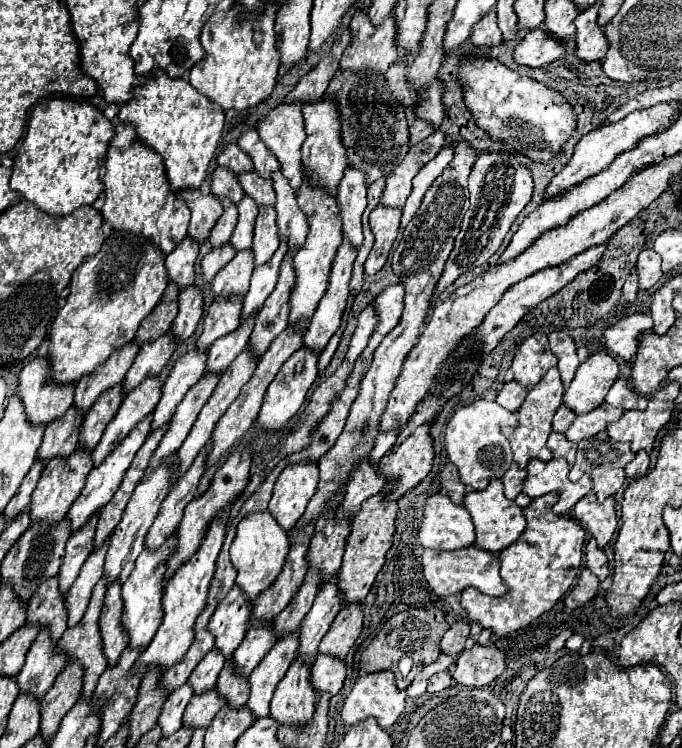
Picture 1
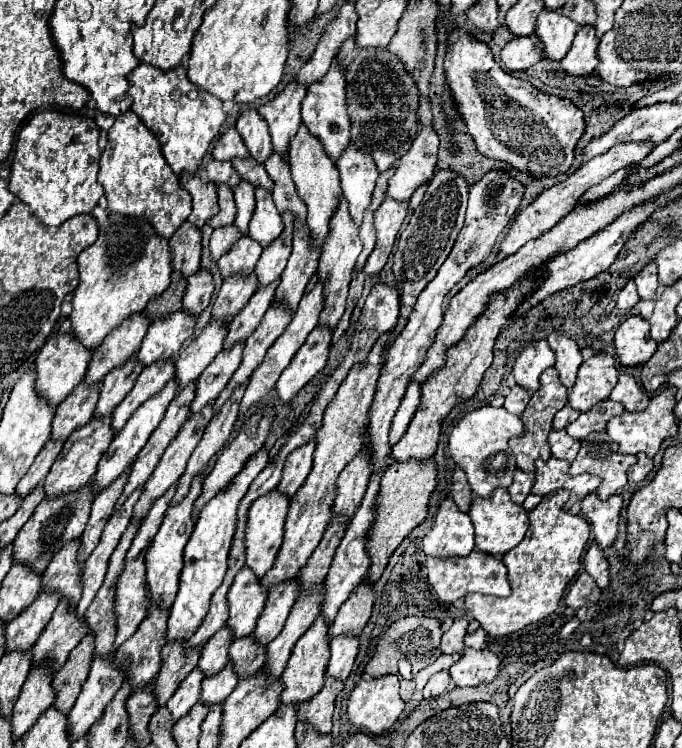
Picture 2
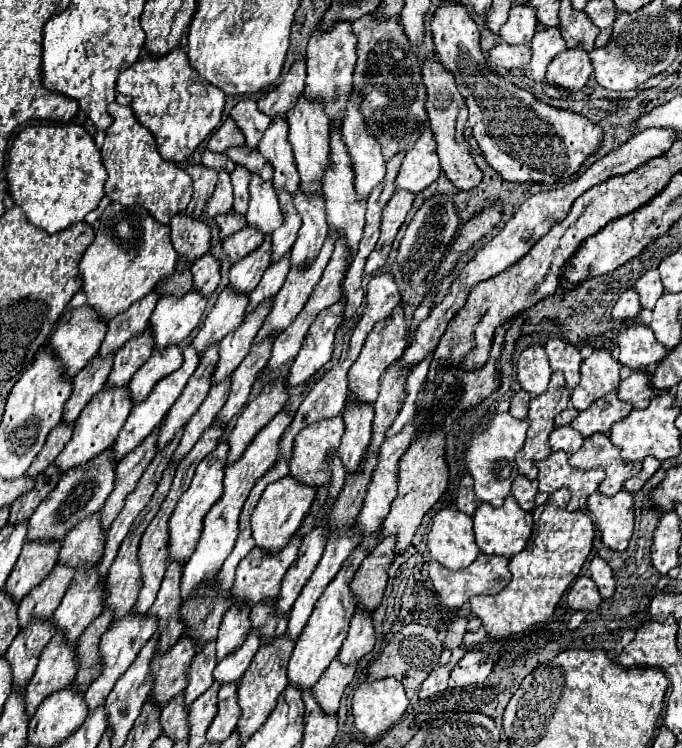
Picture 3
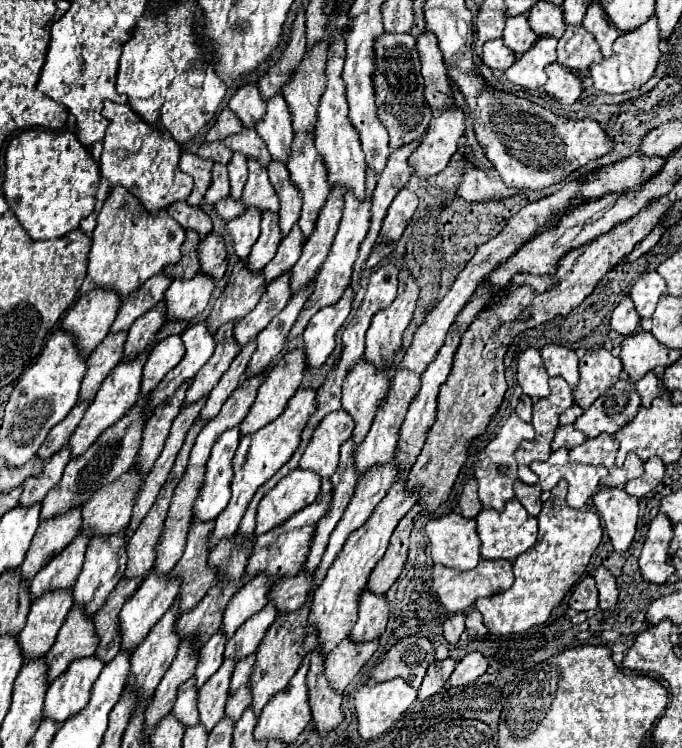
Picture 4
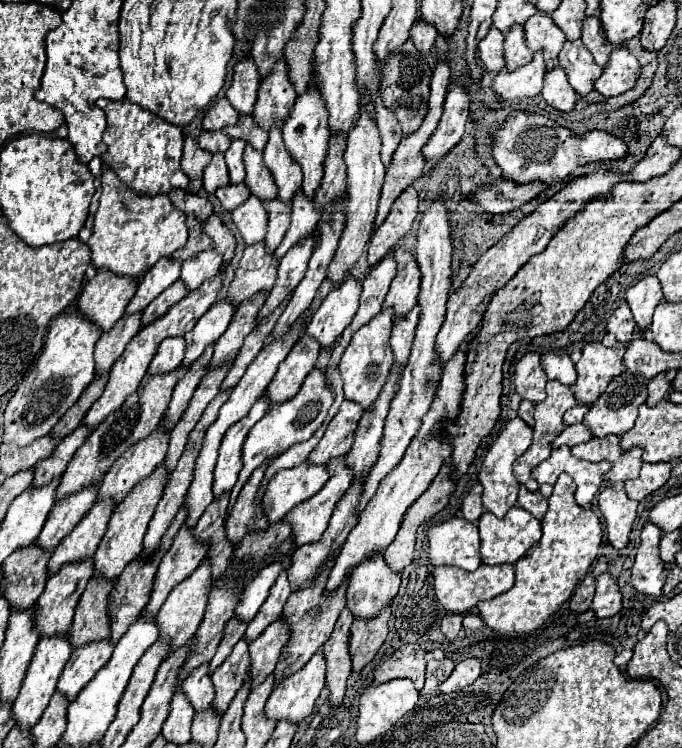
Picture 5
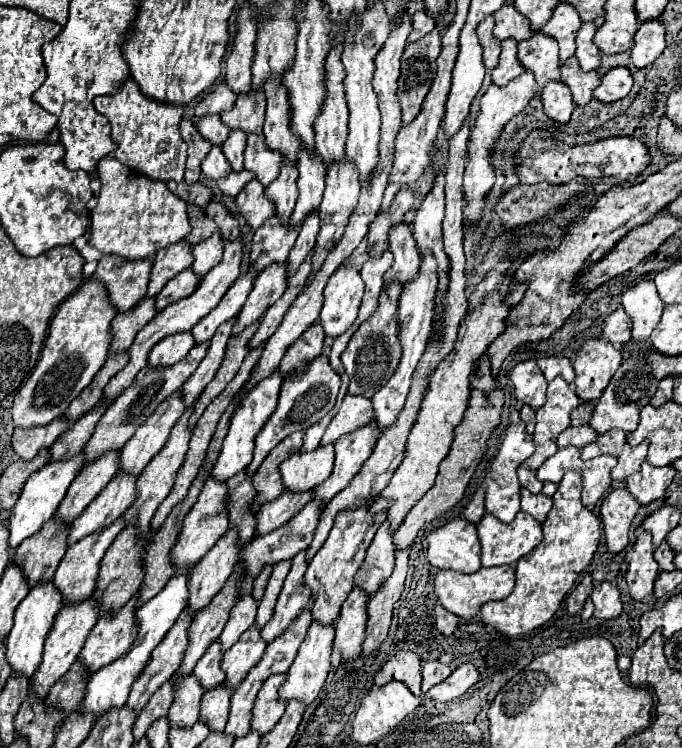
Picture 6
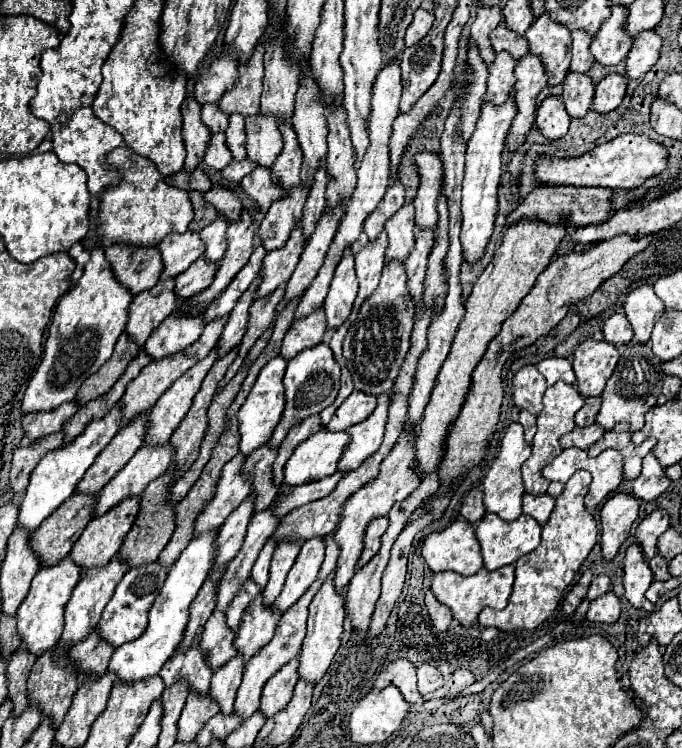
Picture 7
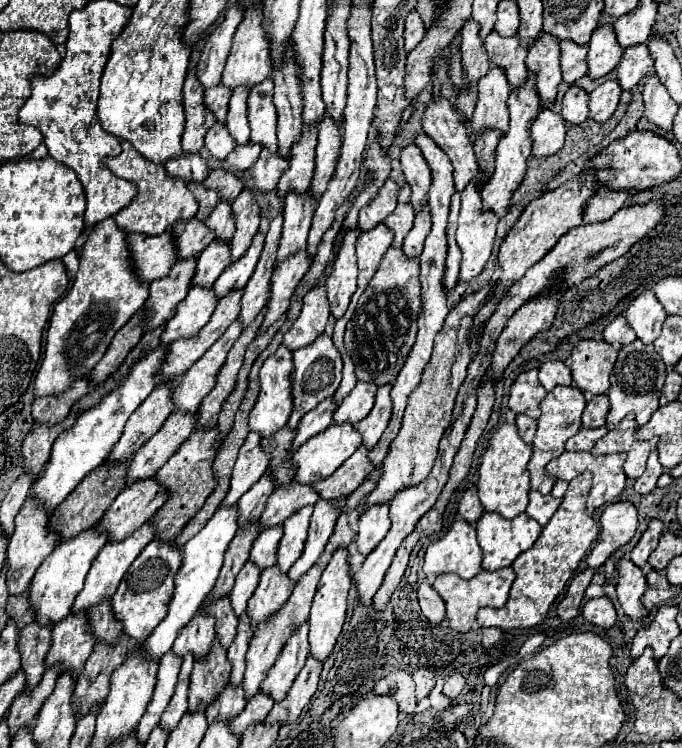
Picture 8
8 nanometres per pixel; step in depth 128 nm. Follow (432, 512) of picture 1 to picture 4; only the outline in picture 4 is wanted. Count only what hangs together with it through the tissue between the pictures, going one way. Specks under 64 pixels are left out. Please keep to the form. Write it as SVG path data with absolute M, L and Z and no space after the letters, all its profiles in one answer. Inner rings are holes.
M452 512L430 520L424 530L430 540L430 556L434 562L444 560L446 566L456 570L472 570L478 566L480 538L474 520Z

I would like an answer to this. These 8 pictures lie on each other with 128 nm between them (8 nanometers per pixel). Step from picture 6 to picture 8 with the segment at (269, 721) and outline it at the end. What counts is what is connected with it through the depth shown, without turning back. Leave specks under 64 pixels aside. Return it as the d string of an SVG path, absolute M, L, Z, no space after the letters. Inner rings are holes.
M304 622L292 636L288 638L288 644L284 644L284 652L280 652L280 660L268 670L268 676L264 678L264 684L260 686L262 692L270 694L274 702L282 700L292 686L294 678L302 670L308 656L308 622Z

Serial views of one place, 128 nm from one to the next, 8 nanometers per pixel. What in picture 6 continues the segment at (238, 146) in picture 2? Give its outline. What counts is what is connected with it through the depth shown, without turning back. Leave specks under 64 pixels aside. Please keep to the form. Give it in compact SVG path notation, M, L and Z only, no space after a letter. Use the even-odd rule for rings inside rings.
M220 82L210 94L204 96L204 100L198 102L196 106L196 116L202 118L206 114L220 114L222 110L230 110L232 104L236 102L236 94L228 88L226 82Z

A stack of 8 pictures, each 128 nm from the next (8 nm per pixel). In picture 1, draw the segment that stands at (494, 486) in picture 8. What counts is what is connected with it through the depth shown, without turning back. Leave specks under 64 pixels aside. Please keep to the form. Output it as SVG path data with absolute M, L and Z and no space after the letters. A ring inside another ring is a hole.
M476 400L468 406L462 406L454 412L448 422L444 442L446 452L452 464L458 466L460 478L472 490L484 490L492 478L502 478L504 472L512 466L512 452L506 436L502 434L504 426L514 426L518 422L516 414L502 408L492 400Z

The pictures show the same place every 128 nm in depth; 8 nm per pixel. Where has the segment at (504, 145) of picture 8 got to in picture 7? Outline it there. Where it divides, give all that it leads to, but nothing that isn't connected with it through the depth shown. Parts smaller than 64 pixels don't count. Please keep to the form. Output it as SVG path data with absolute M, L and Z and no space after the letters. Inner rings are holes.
M526 54L514 68L516 84L514 84L514 102L516 102L516 118L512 120L510 132L504 140L506 152L516 152L534 126L536 116L536 96L546 88L546 74L540 58Z

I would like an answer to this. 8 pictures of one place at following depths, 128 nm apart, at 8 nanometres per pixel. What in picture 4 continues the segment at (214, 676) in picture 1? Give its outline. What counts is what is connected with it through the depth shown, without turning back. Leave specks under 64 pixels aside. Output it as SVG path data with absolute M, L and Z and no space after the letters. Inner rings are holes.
M260 576L260 580L252 580L244 584L240 592L234 594L230 604L226 606L224 620L222 620L222 628L226 636L232 636L250 616L254 616L268 604L268 592L272 586L274 584L268 584L268 580Z

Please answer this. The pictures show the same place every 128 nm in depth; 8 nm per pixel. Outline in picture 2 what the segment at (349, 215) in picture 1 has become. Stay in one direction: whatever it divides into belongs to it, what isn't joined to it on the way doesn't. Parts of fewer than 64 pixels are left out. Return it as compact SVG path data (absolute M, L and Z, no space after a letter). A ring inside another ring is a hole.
M348 142L348 148L344 148L340 160L336 160L336 166L342 178L342 192L350 204L350 214L354 222L360 224L362 212L370 206L380 172L370 154L364 154L354 148L352 142Z

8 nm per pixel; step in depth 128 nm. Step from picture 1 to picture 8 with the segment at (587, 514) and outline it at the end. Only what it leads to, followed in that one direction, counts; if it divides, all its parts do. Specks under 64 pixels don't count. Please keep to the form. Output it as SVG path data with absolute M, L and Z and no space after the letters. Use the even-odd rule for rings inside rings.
M614 502L600 516L600 534L596 546L586 556L590 568L600 568L620 546L630 542L638 526L636 508L630 502Z

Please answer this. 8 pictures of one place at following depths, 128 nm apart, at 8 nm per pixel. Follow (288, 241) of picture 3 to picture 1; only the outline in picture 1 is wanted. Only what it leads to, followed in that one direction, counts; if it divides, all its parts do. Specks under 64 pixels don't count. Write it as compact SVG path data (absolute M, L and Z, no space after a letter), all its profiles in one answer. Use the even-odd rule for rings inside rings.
M282 240L280 242L280 248L274 252L272 260L268 260L266 264L254 268L250 290L248 290L248 296L244 298L242 320L246 320L254 310L260 310L262 304L264 304L264 300L270 296L272 288L276 286L280 264L282 264L282 258L284 258L286 250L288 250L288 244L284 244L284 240Z

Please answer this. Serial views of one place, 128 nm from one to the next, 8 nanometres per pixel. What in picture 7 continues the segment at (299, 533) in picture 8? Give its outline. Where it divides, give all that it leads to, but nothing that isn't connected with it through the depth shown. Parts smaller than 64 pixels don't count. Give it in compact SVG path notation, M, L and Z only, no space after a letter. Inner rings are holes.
M282 540L280 544L276 544L276 552L272 556L272 568L270 568L270 580L264 588L264 602L270 604L276 600L276 596L280 596L286 574L290 572L290 568L296 562L296 556L300 552L302 540Z

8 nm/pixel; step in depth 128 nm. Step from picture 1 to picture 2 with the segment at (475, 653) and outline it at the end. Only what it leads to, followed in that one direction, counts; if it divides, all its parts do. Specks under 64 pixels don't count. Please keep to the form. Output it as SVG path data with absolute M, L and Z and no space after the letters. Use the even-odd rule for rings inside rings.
M464 648L462 658L450 668L450 676L458 686L478 686L492 682L498 674L500 660L490 650Z

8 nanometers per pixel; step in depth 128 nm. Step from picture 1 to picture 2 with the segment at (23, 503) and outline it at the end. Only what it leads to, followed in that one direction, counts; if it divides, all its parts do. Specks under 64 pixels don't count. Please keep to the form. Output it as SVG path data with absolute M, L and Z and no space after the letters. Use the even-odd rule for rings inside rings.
M48 440L46 442L46 446L42 448L40 456L36 456L34 464L26 472L26 476L20 480L20 484L16 488L18 496L24 498L26 494L30 494L44 480L44 476L48 474L48 468L52 468L52 464L54 464L56 456L60 454L60 450L62 450L62 444L56 444L56 440Z

